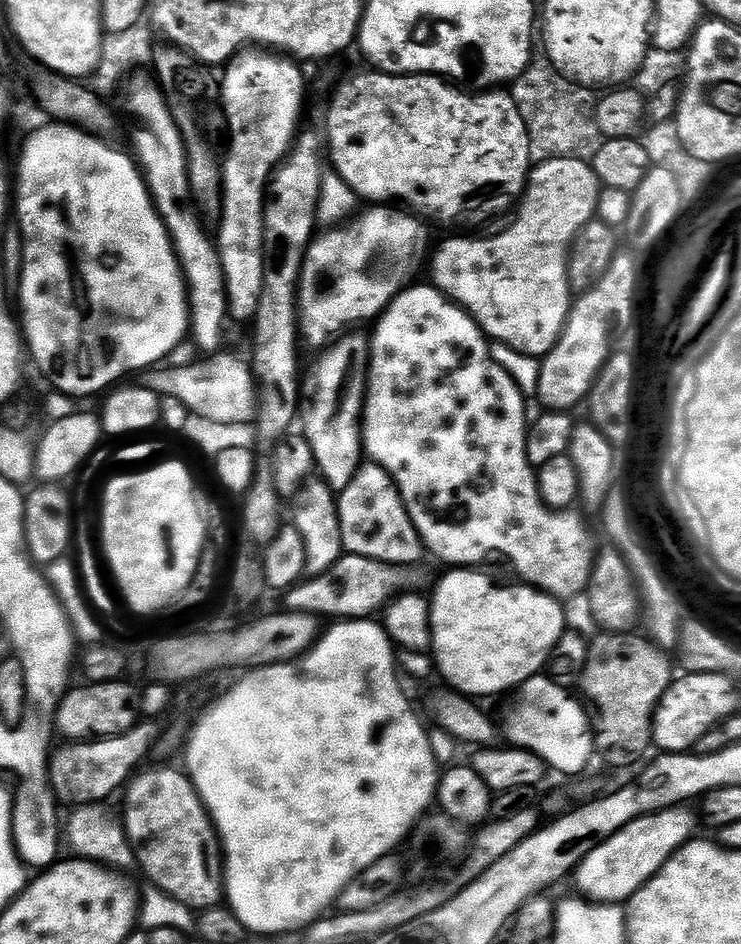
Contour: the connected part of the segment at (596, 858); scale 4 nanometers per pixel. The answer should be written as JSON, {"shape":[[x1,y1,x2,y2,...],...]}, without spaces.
{"shape":[[682,808,664,809,653,815,630,821,609,840,599,844,575,868,576,888,585,901,600,906,625,903,646,881,659,872,662,865,677,849,693,837,694,820]]}

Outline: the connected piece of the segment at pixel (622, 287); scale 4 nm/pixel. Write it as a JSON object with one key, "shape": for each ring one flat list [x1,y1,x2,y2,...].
{"shape":[[617,255,608,273,588,292,575,297,564,333,552,351,543,357,538,399,545,404,545,409,568,412,575,404,583,405,596,377,608,363,608,339,616,328,616,316,630,315,636,300,636,264,631,255,625,255]]}

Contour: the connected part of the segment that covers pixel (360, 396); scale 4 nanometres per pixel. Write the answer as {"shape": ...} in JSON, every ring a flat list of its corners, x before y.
{"shape":[[358,330,345,331,333,348,325,347,325,352,313,362,308,377,306,372,302,380,302,435,314,451,321,477,336,492,350,484,362,462,362,417,368,386,370,340,367,335,354,331]]}

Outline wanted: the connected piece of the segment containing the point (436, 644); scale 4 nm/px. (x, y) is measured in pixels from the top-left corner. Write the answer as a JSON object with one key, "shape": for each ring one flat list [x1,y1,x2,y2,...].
{"shape":[[452,570,430,596,432,609,432,647,434,664,455,691,469,697,496,696,499,692,511,693,530,679,545,671,554,646,564,637,565,605,555,596,531,586,499,588,480,570]]}

